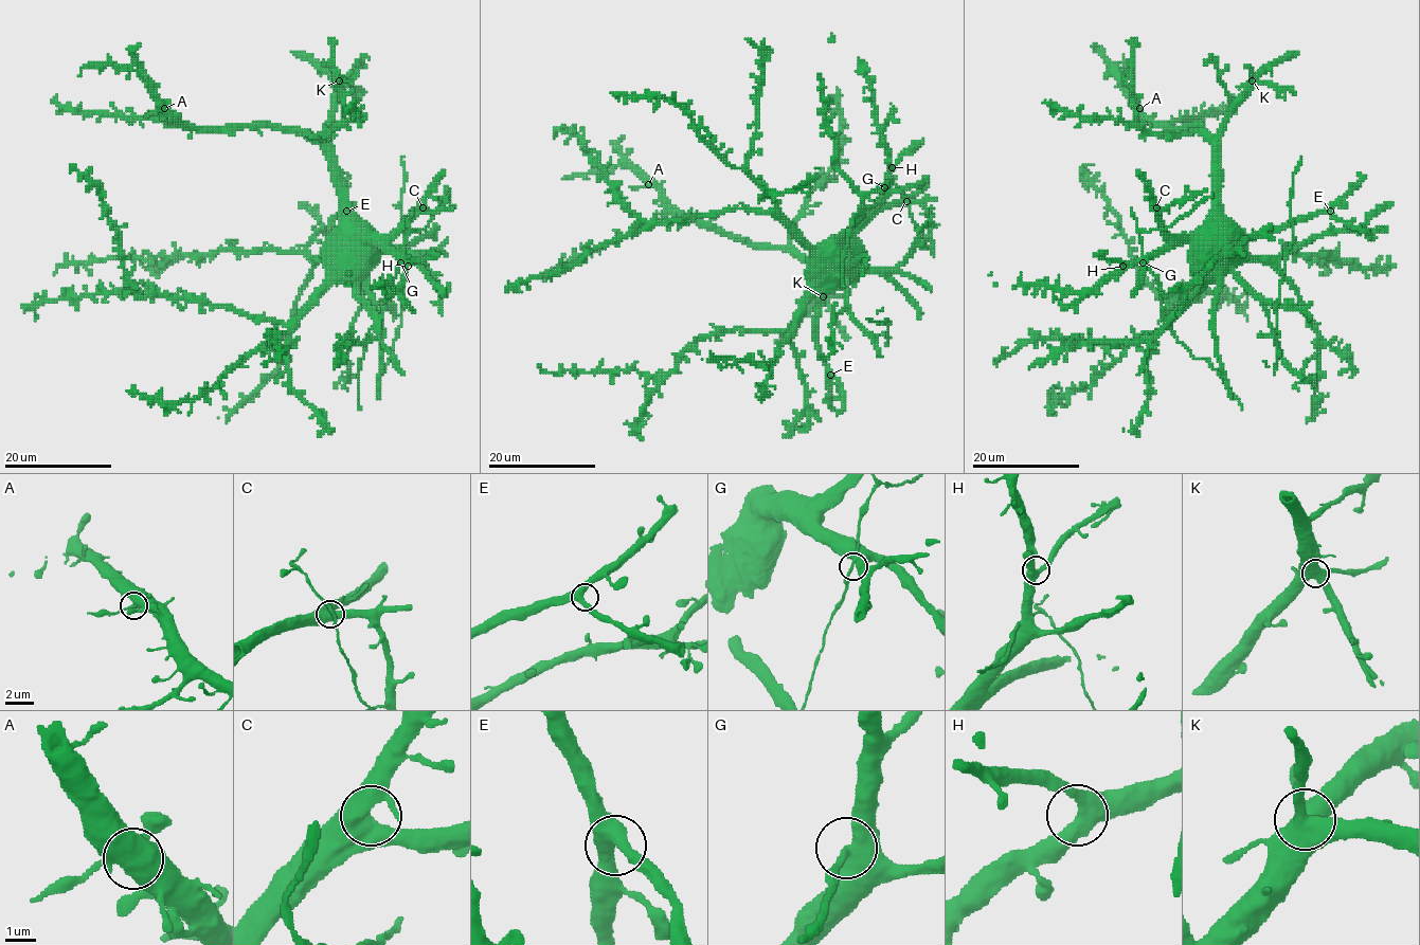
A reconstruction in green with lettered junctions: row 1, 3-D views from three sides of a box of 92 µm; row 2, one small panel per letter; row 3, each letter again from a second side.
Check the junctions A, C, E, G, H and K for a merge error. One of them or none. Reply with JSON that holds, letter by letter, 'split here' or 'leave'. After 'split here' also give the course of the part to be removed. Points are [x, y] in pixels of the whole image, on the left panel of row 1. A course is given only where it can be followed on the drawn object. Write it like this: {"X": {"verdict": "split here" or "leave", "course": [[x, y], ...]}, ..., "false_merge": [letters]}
{"A": {"verdict": "split here", "course": [[163, 109], [146, 115]]}, "C": {"verdict": "leave"}, "E": {"verdict": "leave"}, "G": {"verdict": "leave"}, "H": {"verdict": "leave"}, "K": {"verdict": "leave"}, "false_merge": ["A"]}

